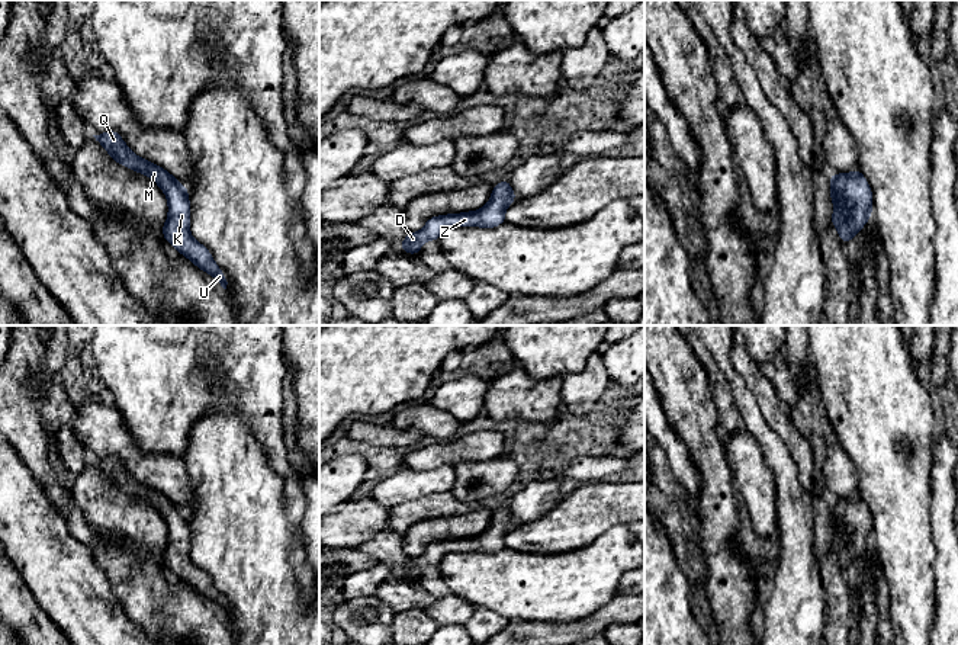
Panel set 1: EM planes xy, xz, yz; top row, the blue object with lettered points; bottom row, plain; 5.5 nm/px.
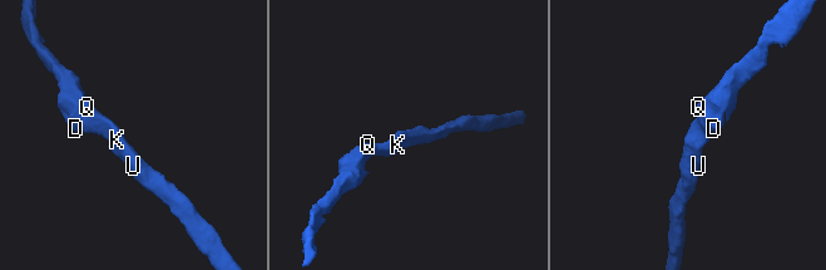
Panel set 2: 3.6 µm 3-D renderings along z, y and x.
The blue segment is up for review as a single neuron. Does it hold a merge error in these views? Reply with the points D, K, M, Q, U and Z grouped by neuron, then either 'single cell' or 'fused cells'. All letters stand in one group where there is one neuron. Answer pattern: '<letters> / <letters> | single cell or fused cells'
D K M Q U Z | single cell

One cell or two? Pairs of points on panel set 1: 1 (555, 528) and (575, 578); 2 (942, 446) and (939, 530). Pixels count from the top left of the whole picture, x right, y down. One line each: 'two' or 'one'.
1: two
2: one

